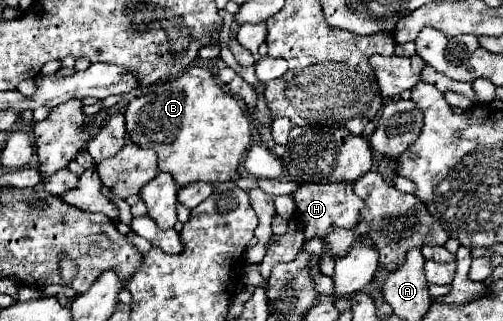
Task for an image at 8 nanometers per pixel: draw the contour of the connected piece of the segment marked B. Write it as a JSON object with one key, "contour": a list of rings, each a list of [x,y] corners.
{"contour":[[[188,68],[180,78],[158,84],[152,92],[134,98],[126,112],[128,138],[158,154],[158,168],[172,174],[178,186],[196,180],[226,182],[238,176],[244,154],[252,146],[250,118],[238,100],[224,92],[208,68]]]}

